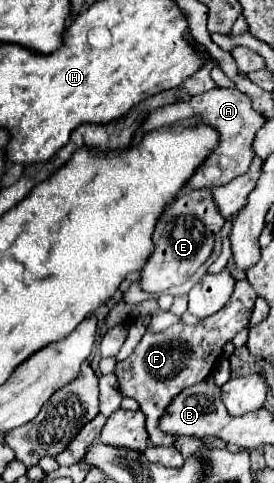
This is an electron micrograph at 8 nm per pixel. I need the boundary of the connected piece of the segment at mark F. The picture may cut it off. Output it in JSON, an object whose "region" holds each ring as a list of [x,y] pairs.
{"region":[[[248,279],[236,281],[234,293],[222,311],[218,311],[208,319],[202,319],[198,325],[176,323],[160,333],[146,329],[134,353],[128,359],[116,363],[114,373],[120,379],[120,391],[124,393],[124,397],[132,397],[140,403],[140,409],[146,415],[146,429],[154,445],[174,443],[174,439],[166,439],[164,435],[158,435],[158,415],[166,411],[166,403],[170,403],[170,399],[174,399],[178,391],[194,383],[200,383],[212,373],[216,359],[222,355],[222,347],[248,325],[250,319],[246,319],[246,311],[252,311],[256,297],[258,295],[254,287],[248,283]]]}

